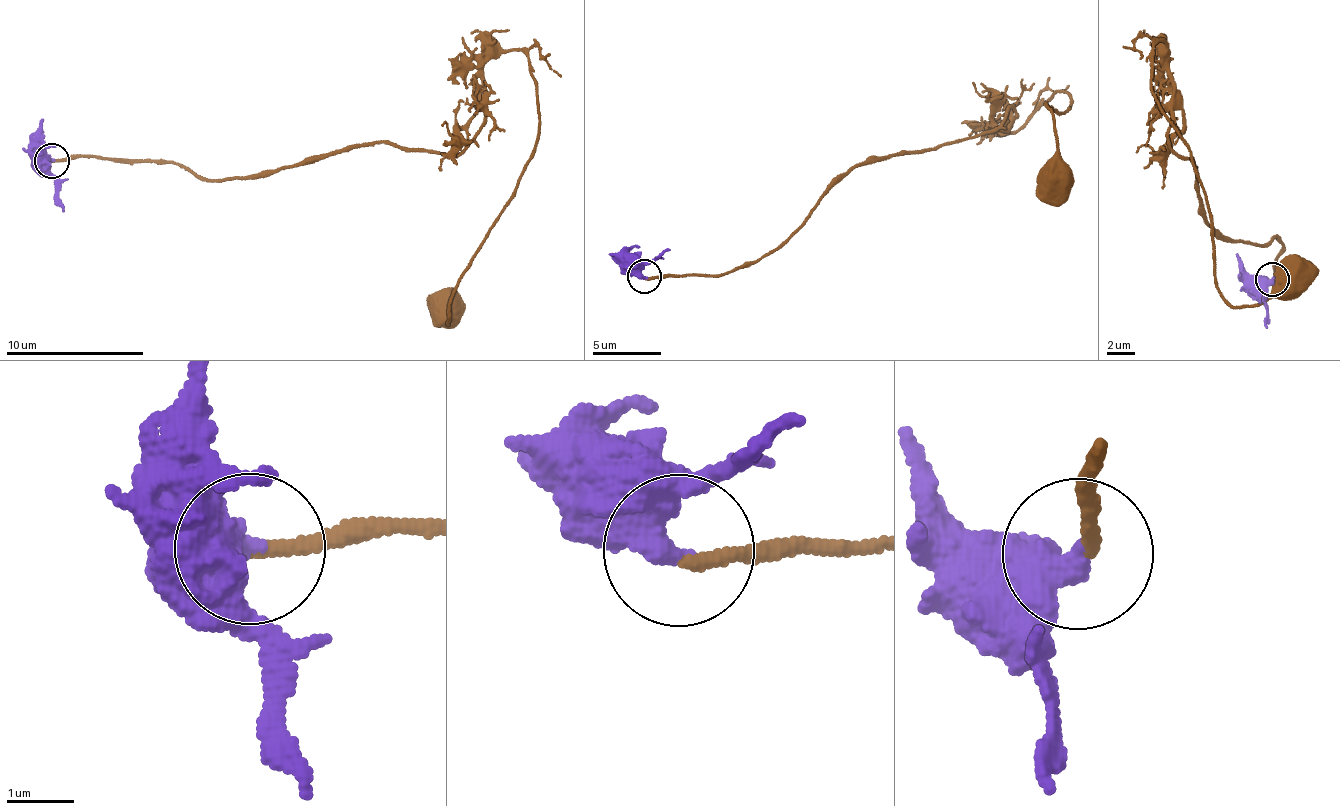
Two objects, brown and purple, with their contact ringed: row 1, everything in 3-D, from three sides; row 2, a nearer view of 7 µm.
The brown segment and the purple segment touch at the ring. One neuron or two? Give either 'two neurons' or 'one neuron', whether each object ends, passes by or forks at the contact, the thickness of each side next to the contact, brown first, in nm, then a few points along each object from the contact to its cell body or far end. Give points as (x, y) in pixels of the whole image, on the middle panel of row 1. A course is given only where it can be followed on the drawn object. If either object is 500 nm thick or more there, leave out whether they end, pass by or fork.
one neuron | 200/550 nm | brown via (645, 276), (747, 268), (857, 166), (1014, 110), (997, 132), (1019, 131), (1066, 90), (1055, 205) | purple via (645, 276), (648, 264), (671, 250)

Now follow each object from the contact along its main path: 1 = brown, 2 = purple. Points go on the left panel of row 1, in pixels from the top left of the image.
1: (53, 159), (215, 180), (386, 143), (461, 151), (481, 67), (524, 54), (532, 158), (441, 324), (443, 304)
2: (53, 159), (50, 180), (64, 213)

